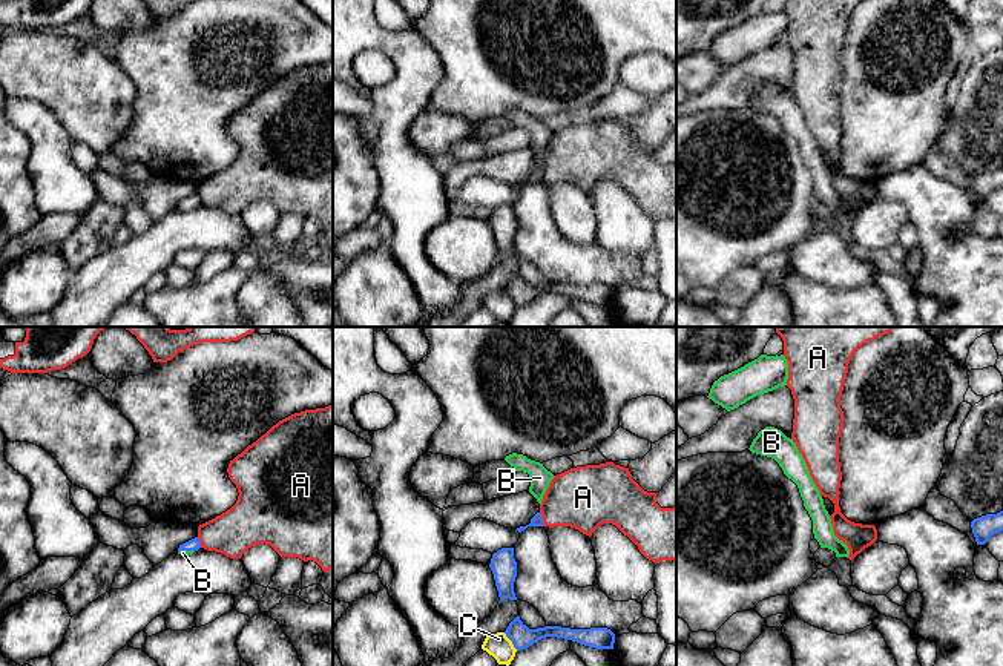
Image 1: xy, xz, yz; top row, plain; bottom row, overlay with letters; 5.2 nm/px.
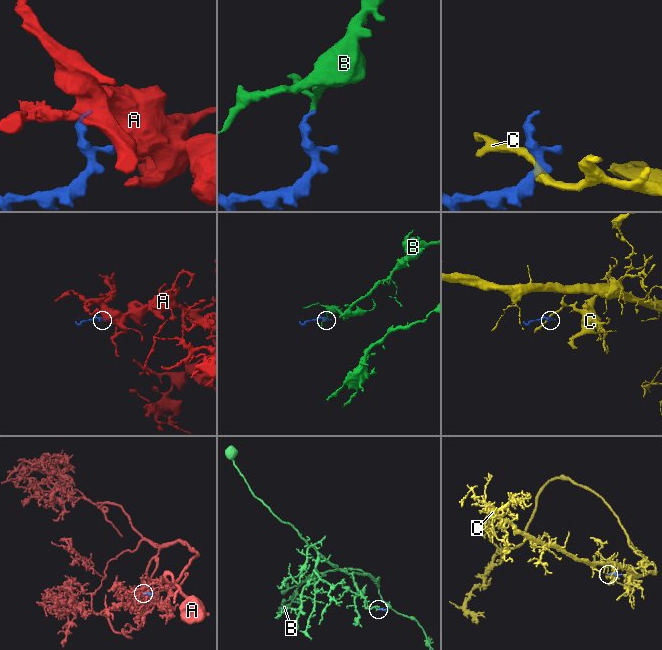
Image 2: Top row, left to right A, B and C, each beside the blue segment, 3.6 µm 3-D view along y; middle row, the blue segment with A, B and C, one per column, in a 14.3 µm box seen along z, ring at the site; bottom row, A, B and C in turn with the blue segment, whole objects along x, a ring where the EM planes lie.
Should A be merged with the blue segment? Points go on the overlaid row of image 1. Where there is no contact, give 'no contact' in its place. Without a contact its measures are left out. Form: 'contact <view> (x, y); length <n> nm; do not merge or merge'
contact xz (542, 519); length 80 nm; do not merge

